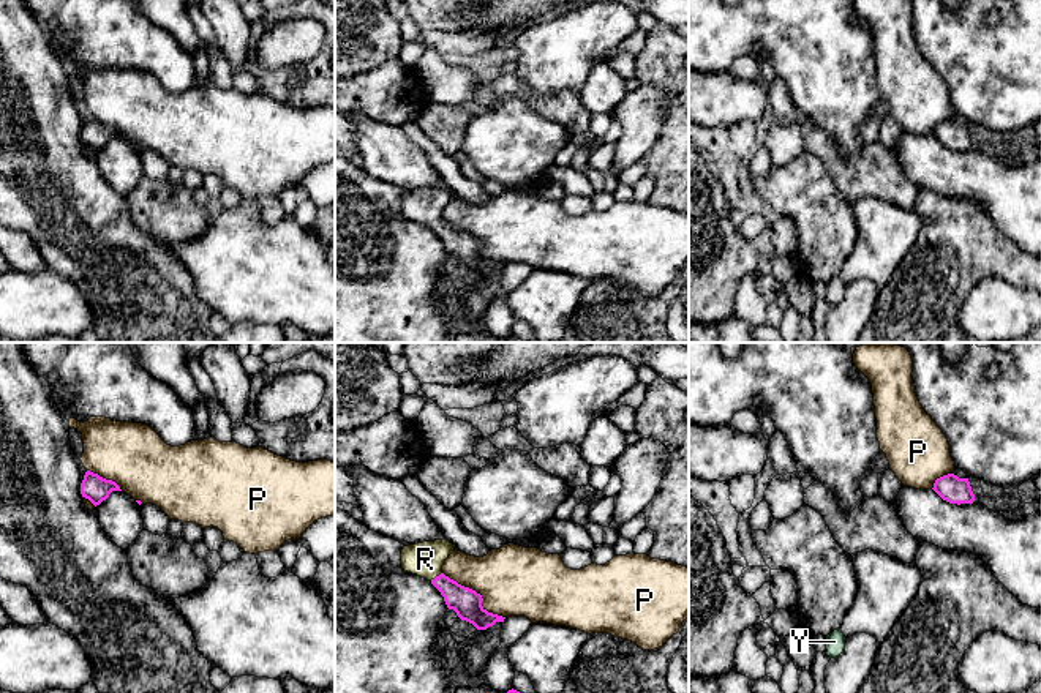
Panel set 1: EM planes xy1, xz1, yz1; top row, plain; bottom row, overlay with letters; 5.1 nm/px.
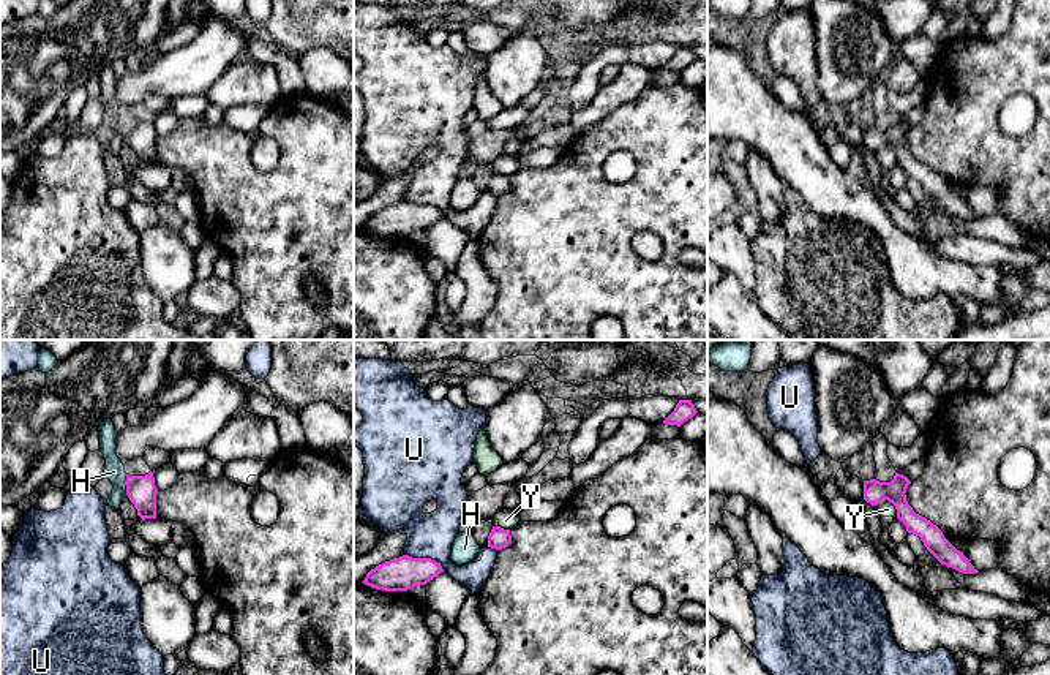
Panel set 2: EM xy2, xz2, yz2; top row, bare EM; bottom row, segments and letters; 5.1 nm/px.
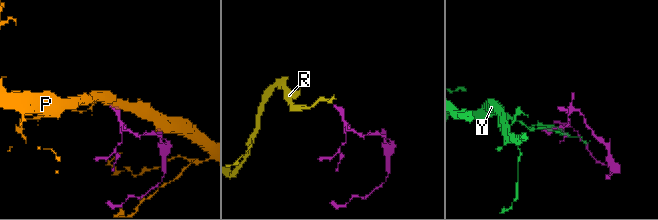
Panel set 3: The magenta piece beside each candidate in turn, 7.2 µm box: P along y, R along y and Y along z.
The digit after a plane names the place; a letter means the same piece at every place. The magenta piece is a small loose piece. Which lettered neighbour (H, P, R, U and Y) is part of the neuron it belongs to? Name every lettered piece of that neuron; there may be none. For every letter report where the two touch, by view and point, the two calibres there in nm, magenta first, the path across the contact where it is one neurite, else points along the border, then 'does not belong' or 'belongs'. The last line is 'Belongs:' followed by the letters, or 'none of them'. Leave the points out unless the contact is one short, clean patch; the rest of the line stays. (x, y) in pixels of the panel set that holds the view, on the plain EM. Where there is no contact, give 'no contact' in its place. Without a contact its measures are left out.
H: meets magenta in xy2 at (127, 131); 150 nm thick on the magenta side, 100 nm on the other; does not belong
P: meets magenta in xz1 at (476, 239); 150 nm thick on the magenta side, 360 nm on the other; does not belong
R: meets magenta in xz1 at (436, 223); 150 nm thick on the magenta side, 180 nm on the other; runs through xz1 (465, 248), (436, 223), (425, 206); belongs
U: meets magenta in xz2 at (425, 204); 180 nm thick on the magenta side, 220 nm on the other; does not belong
Y: meets magenta in yz2 at (896, 154); 120 nm thick on the magenta side, 70 nm on the other; border along yz2 (889, 147), (897, 163); does not belong
Belongs: R

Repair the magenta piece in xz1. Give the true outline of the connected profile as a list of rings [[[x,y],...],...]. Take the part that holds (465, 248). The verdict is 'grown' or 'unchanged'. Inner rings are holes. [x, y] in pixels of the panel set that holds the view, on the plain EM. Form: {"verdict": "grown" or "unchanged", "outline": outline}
{"verdict": "grown", "outline": [[[449,186],[423,188],[403,193],[401,213],[404,218],[428,226],[444,243],[449,256],[453,256],[461,267],[472,270],[477,276],[487,276],[505,264],[488,259],[482,253],[482,242],[458,230],[442,219],[445,205],[453,199]]]}

